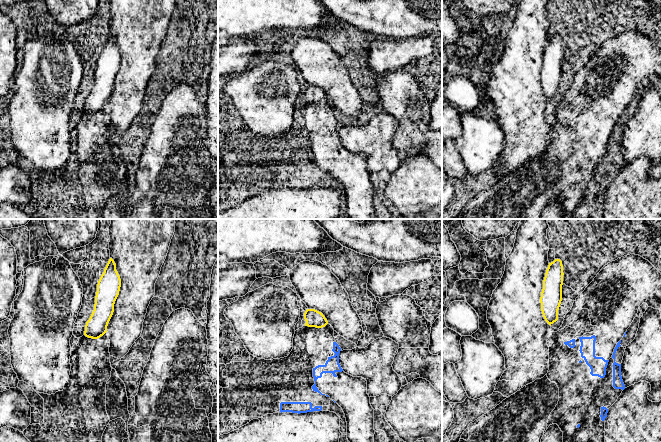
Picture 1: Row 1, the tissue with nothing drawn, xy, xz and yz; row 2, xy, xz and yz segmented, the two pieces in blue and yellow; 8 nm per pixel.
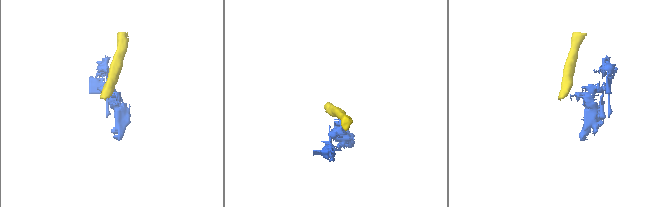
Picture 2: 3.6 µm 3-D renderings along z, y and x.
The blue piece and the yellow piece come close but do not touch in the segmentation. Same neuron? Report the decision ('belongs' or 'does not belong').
does not belong

